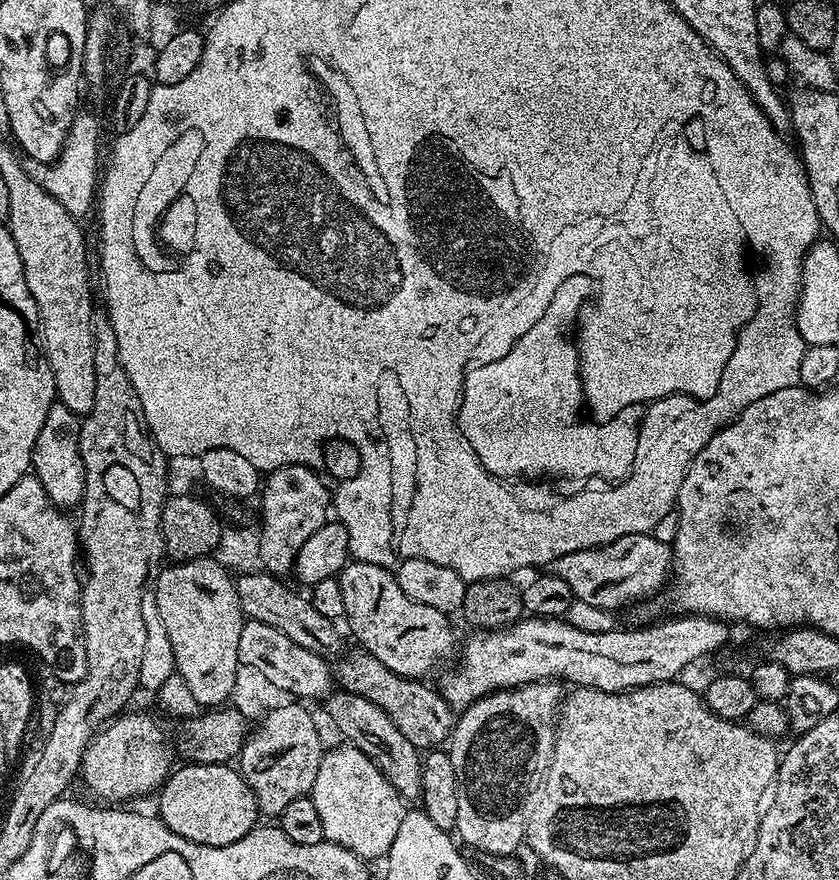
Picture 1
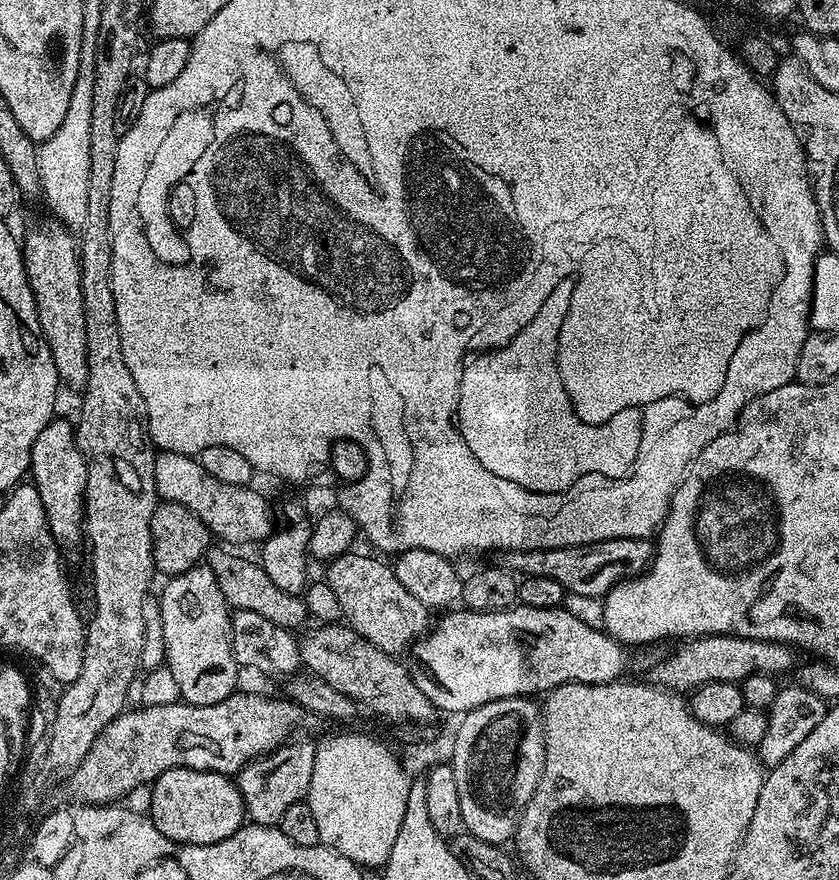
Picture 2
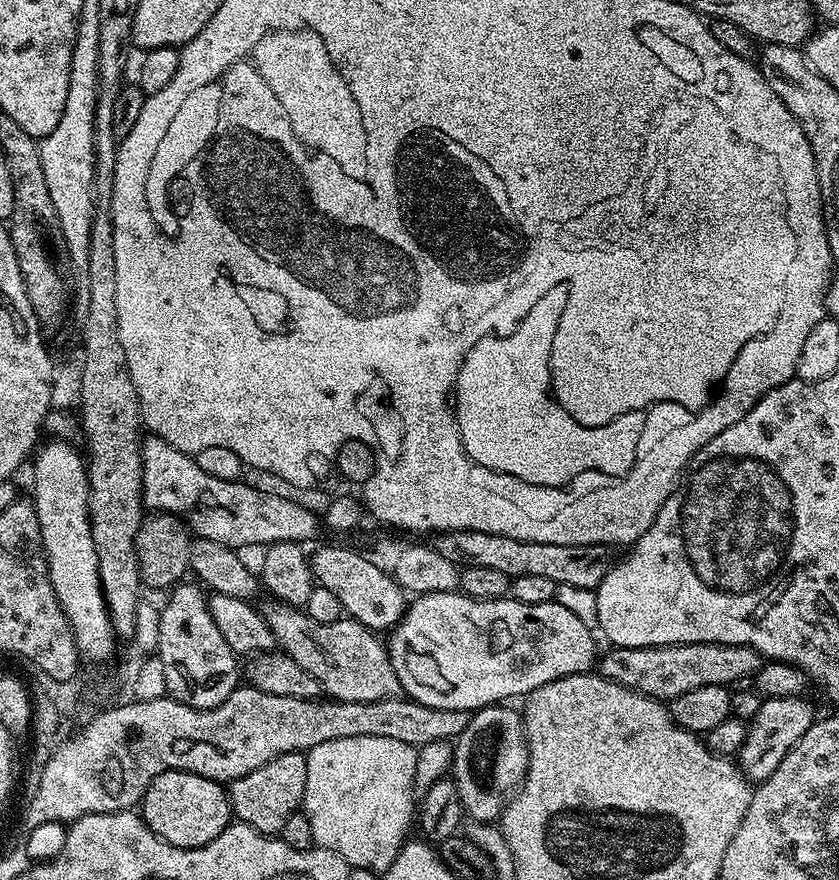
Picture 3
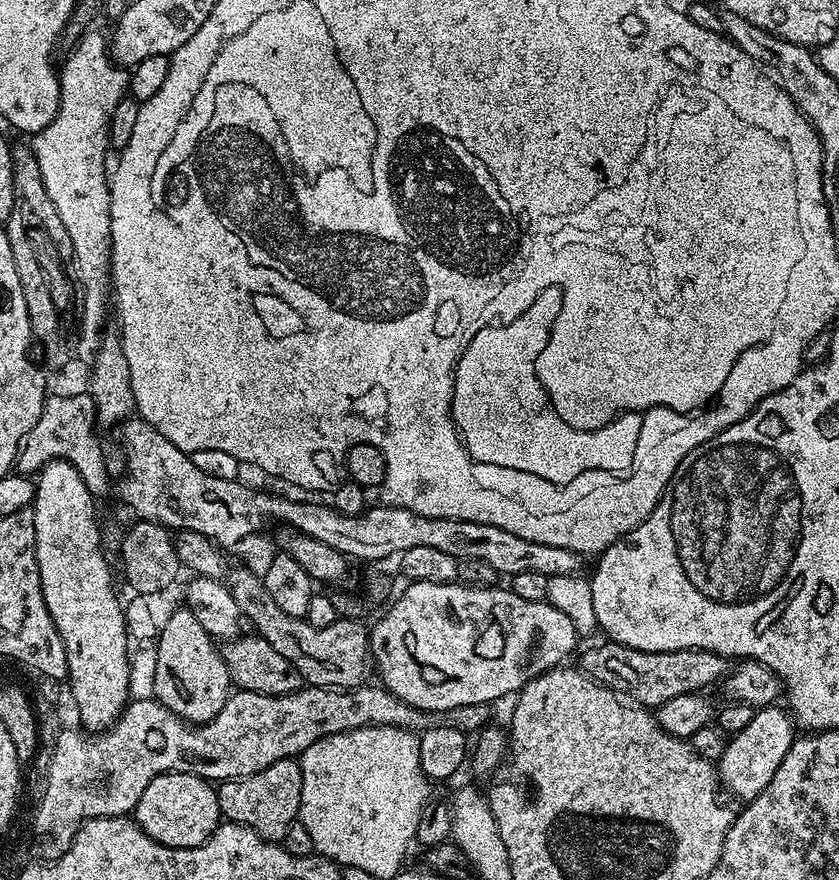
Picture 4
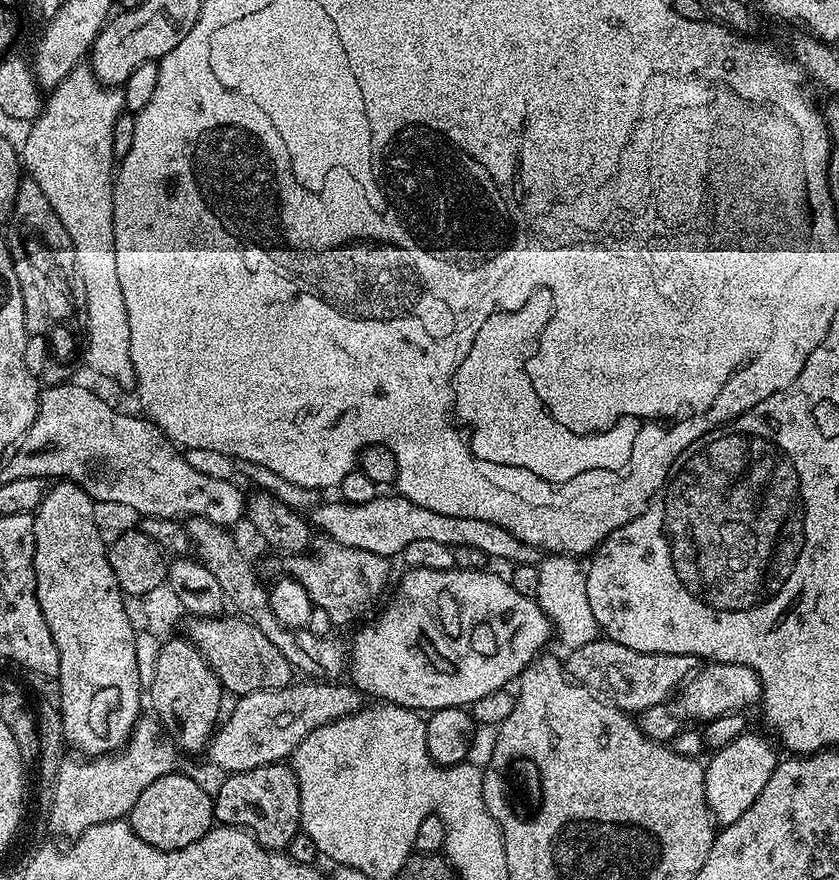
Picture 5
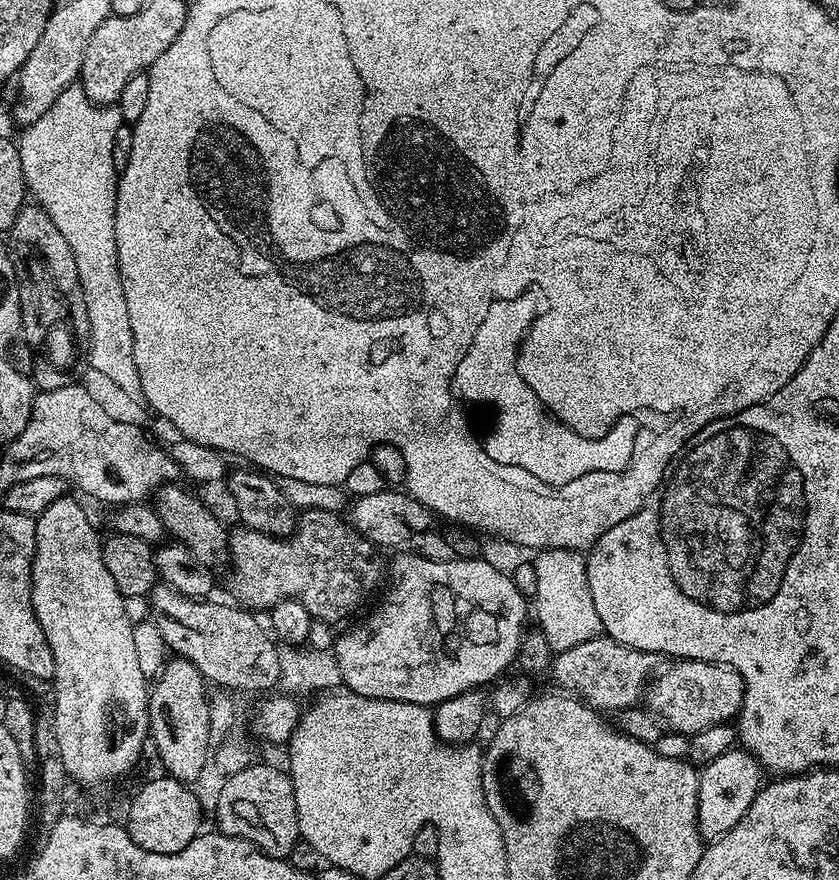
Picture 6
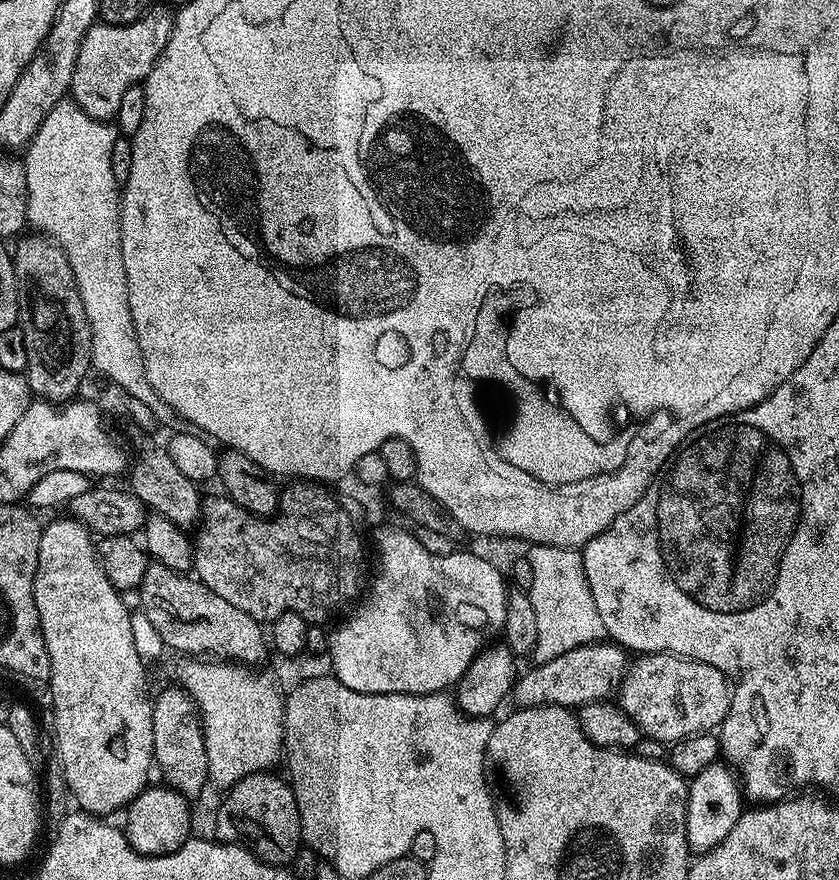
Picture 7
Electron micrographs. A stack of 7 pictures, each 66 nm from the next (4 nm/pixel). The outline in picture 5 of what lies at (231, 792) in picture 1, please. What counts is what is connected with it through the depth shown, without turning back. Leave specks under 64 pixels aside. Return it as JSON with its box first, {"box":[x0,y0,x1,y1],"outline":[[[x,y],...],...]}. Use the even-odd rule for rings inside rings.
{"box":[126,770,214,850],"outline":[[[177,770],[150,782],[126,817],[134,834],[158,850],[182,850],[190,842],[198,842],[214,826],[213,797],[198,781],[183,776],[182,772]]]}

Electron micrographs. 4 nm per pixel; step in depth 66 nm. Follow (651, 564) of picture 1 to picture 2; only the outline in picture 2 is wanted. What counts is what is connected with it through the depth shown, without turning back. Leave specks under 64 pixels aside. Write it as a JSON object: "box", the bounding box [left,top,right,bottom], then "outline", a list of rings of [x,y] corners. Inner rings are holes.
{"box":[502,538,654,598],"outline":[[[610,538],[593,544],[562,546],[561,548],[551,548],[550,550],[514,550],[513,552],[503,553],[502,564],[503,567],[517,577],[550,578],[554,582],[558,582],[558,586],[562,586],[565,593],[573,592],[574,594],[586,594],[587,596],[599,596],[602,598],[614,585],[640,575],[652,563],[653,555],[654,544],[651,539]]]}

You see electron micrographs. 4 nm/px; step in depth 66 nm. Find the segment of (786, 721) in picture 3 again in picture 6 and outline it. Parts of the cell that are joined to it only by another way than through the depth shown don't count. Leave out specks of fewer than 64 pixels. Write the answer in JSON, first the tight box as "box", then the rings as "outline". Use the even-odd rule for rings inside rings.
{"box":[698,750,762,842],"outline":[[[733,750],[703,765],[698,775],[698,830],[705,841],[711,842],[730,831],[750,810],[750,802],[762,787],[762,769],[751,752]]]}

